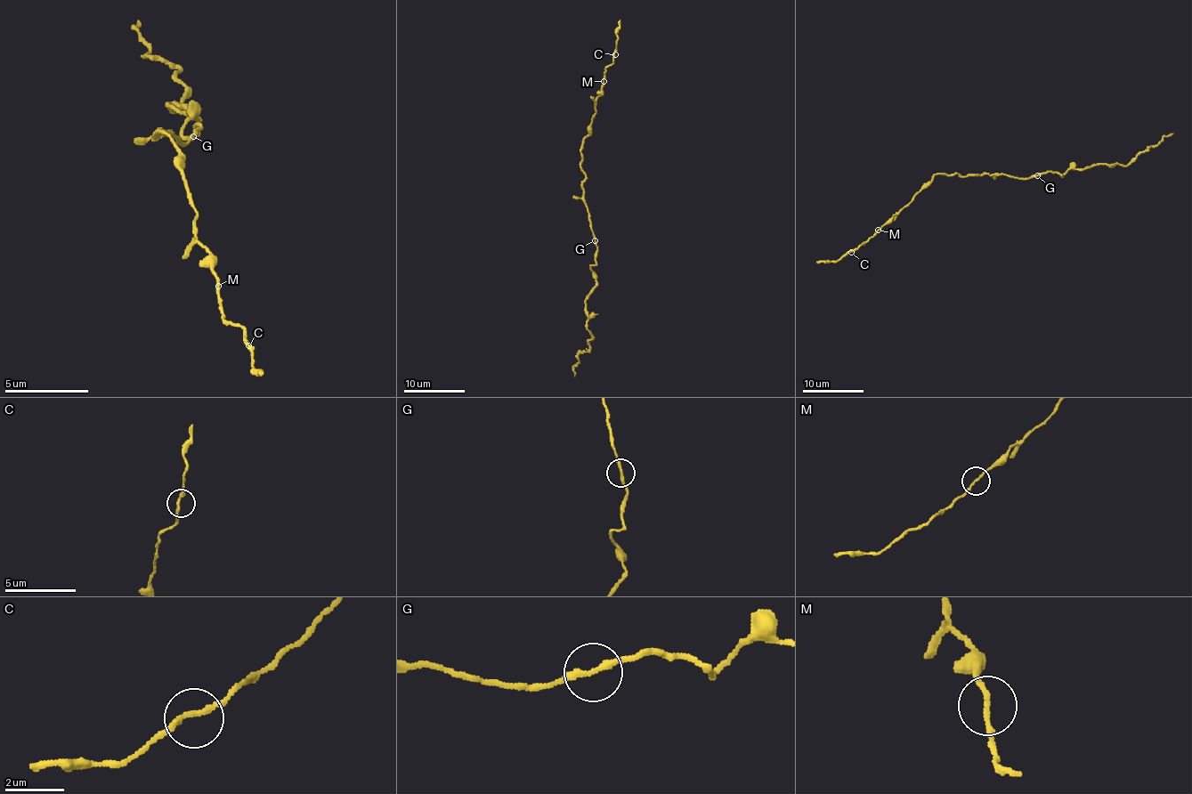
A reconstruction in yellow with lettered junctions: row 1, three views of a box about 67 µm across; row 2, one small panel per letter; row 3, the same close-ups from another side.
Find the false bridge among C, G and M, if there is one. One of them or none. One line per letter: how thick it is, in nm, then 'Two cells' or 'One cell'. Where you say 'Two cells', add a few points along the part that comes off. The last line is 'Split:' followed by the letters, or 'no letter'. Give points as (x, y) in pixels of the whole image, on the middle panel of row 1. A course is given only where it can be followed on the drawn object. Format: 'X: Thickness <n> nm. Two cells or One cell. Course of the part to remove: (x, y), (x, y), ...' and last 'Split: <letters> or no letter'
C: Thickness 200 nm. One cell
G: Thickness 200 nm. Two cells. Course of the part to remove: (595, 239), (596, 256), (590, 268), (596, 286), (586, 300), (592, 338), (578, 355), (575, 376)
M: Thickness 140 nm. One cell
Split: G

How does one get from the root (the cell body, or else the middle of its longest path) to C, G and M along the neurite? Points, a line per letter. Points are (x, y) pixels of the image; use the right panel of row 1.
C: (989, 174), (964, 176), (936, 174), (872, 237), (851, 252)
G: (989, 174), (1018, 178), (1036, 175)
M: (989, 174), (964, 176), (936, 174), (879, 230)

